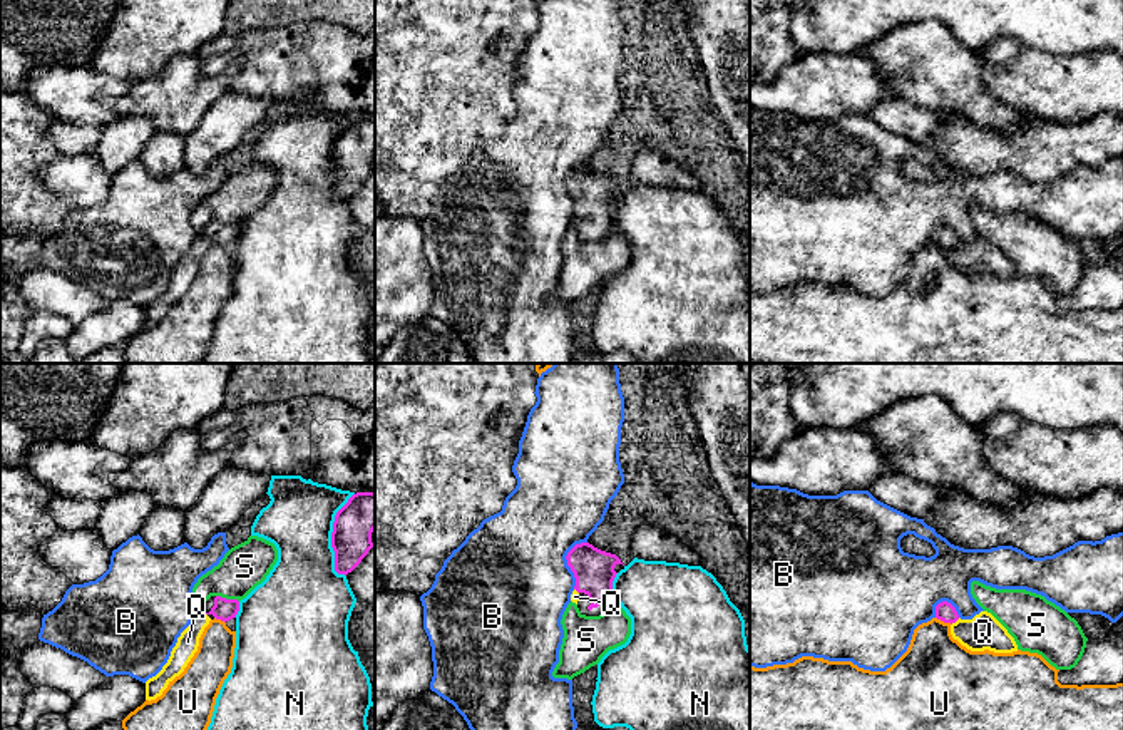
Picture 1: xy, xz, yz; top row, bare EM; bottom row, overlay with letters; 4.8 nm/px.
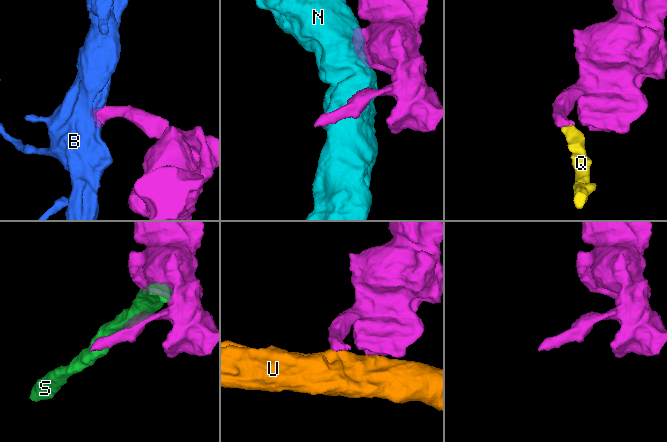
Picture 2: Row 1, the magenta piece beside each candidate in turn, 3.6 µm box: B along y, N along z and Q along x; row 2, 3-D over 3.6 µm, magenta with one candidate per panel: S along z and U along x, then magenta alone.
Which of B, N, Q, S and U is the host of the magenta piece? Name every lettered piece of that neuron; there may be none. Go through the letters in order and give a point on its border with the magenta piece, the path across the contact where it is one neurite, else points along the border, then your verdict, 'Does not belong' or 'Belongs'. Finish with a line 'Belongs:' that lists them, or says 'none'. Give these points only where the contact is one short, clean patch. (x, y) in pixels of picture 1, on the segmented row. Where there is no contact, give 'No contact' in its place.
B: Touches magenta at xz (568, 561). Boundary: xz (586, 541), (578, 543), (566, 556), (574, 588). Does not belong
N: Touches magenta at xy (332, 536). Does not belong
Q: Touches magenta at yz (954, 622). Path across: yz (944, 611), (954, 622), (966, 632), (983, 632). Belongs
S: Touches magenta at xy (228, 600). Does not belong
U: Touches magenta at yz (944, 622). Boundary: yz (936, 616), (951, 623). Does not belong
Belongs: Q

